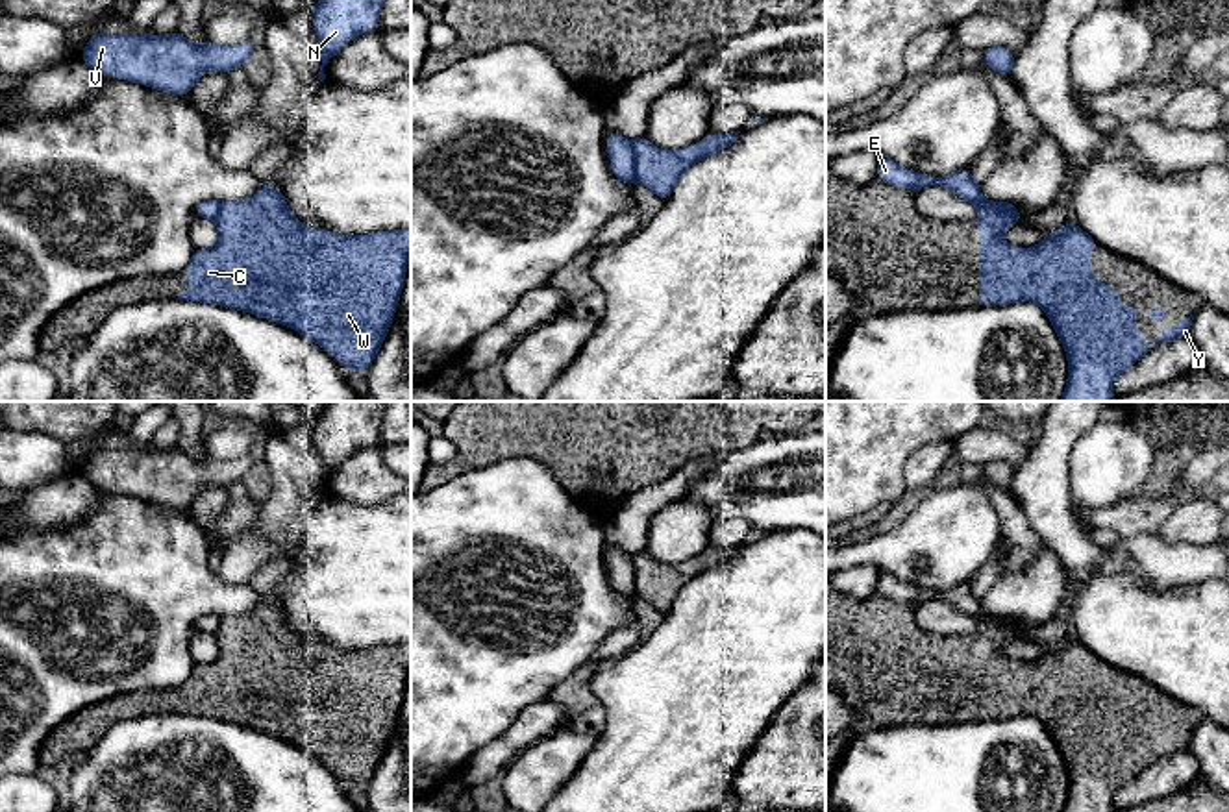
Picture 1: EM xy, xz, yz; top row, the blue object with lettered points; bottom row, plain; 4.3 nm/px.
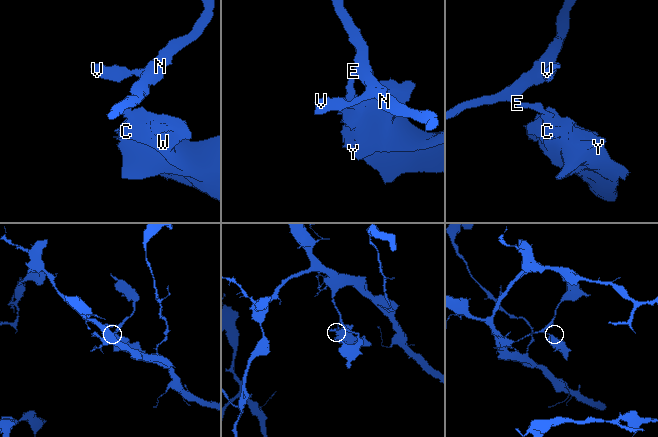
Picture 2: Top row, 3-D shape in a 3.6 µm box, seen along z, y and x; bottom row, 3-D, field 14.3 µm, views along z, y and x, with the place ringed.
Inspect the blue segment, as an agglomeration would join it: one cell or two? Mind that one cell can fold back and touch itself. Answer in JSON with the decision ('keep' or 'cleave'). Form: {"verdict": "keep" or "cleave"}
{"verdict": "cleave"}

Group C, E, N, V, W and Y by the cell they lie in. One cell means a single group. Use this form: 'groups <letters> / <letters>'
groups C W Y / E N V

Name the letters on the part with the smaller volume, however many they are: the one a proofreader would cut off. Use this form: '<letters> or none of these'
C, W, Y

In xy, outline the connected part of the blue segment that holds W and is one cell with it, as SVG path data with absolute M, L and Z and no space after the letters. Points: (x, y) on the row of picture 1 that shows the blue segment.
M265 183L254 198L222 202L215 222L218 242L194 250L185 268L192 290L180 292L178 300L231 307L289 326L320 344L341 366L370 370L403 287L409 229L346 237L304 226L274 183Z

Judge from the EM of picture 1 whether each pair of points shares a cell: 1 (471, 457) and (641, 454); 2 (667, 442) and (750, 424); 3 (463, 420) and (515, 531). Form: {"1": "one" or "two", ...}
{"1": "one", "2": "one", "3": "two"}

